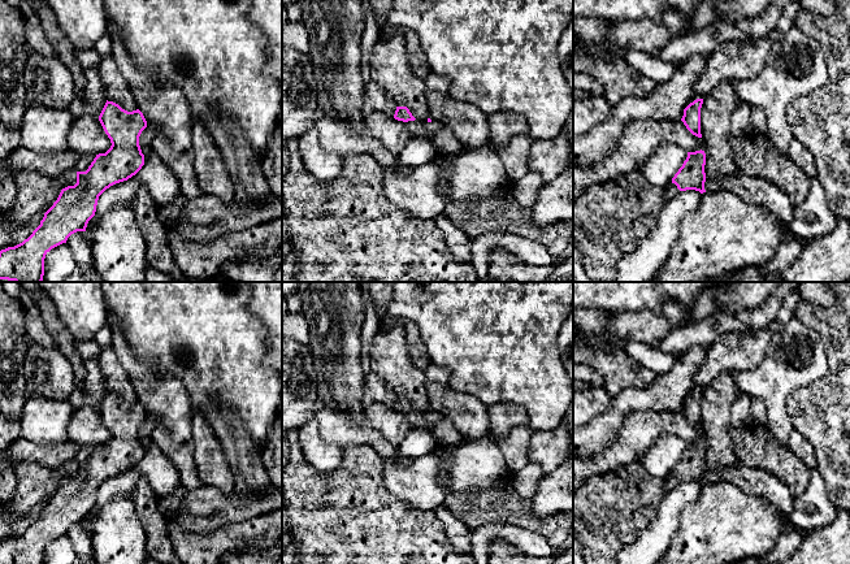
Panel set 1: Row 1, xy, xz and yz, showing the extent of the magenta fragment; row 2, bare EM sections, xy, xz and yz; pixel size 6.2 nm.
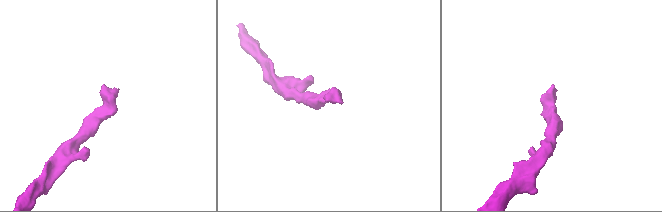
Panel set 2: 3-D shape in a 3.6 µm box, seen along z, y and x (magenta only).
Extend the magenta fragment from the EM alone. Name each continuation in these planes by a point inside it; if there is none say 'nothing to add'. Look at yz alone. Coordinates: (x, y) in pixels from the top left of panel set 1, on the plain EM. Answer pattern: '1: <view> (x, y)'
1: yz (671, 481)

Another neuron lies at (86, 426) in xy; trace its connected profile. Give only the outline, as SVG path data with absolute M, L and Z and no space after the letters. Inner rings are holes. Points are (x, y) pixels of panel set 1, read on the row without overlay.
M88 405L74 411L68 435L75 443L91 446L105 444L112 437L99 408Z

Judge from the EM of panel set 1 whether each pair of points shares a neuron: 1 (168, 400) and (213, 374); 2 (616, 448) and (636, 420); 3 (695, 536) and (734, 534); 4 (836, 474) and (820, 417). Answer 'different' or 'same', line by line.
1: different
2: same
3: same
4: same

